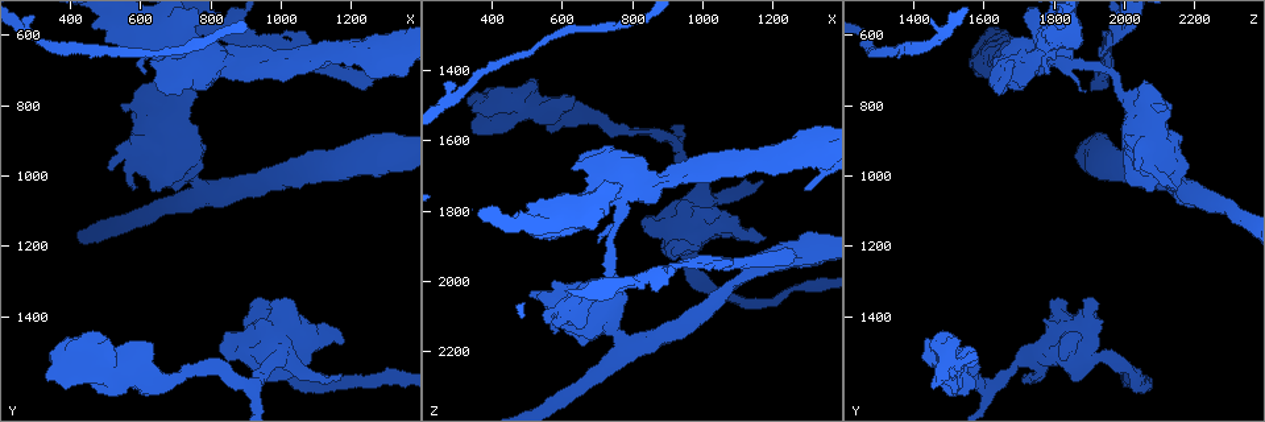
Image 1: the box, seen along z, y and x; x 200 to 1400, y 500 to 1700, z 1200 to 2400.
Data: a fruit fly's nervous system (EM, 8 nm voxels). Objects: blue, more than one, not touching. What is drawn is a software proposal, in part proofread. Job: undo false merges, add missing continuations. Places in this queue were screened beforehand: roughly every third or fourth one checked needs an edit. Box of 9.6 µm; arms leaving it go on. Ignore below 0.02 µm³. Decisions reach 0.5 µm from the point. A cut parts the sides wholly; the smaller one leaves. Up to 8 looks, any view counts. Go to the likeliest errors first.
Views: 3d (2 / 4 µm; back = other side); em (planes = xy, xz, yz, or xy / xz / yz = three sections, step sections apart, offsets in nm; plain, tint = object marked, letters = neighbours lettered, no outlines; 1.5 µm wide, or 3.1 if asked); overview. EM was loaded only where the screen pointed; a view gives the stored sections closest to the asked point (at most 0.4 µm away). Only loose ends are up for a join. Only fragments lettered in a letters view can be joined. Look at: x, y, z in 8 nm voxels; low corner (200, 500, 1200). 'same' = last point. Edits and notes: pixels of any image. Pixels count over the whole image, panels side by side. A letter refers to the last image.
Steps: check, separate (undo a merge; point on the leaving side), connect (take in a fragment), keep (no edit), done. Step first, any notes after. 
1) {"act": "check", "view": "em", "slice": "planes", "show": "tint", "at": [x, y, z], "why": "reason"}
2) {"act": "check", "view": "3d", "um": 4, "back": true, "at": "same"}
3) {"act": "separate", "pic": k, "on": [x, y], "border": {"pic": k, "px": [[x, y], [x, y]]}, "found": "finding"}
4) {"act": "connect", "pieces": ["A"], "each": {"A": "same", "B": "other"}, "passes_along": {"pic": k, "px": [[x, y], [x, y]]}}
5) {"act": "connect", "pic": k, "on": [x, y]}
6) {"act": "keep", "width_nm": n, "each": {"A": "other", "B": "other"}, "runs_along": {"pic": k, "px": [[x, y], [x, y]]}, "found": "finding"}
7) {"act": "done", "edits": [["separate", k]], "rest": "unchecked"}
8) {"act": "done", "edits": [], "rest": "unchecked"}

{"act": "check", "view": "em", "slice": "xy", "step": 8, "show": "letters", "at": [1270, 730, 1940], "why": "branch stops here"}

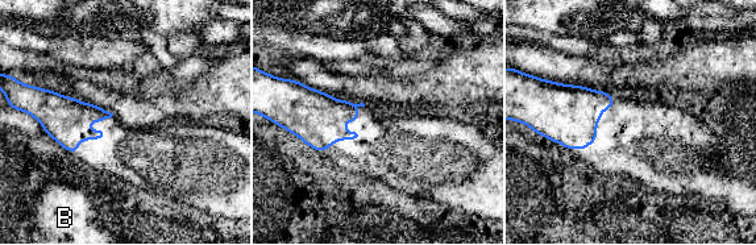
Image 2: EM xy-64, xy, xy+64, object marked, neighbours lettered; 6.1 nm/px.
{"act": "check", "view": "em", "slice": "planes", "show": "letters", "at": "same", "why": "another direction"}

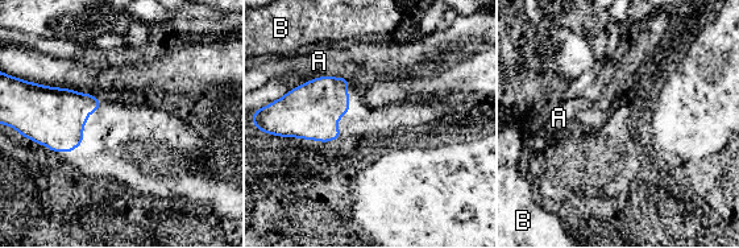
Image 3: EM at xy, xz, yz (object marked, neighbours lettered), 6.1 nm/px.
{"act": "keep", "each": {"A": "other", "B": "other"}, "found": "none of them fits"}

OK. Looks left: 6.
{"act": "check", "view": "em", "slice": "xz", "step": 4, "show": "tint", "at": [1170, 1480, 1870], "why": "stops while still wide"}

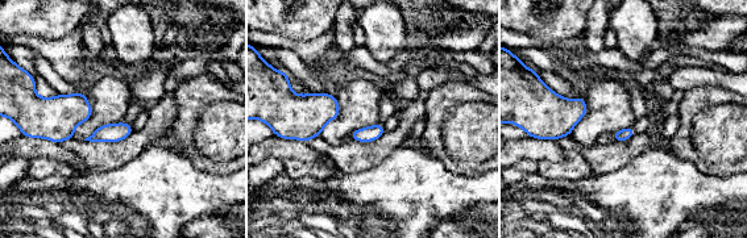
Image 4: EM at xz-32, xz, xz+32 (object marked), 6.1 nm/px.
{"act": "check", "view": "em", "slice": "planes", "show": "letters", "at": "same"}

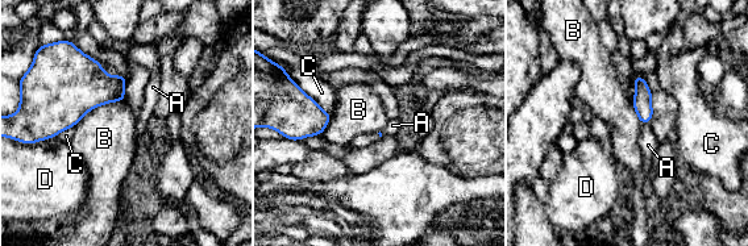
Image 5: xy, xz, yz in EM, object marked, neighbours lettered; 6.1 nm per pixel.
{"act": "keep", "each": {"A": "other", "B": "other", "C": "other", "D": "other"}, "border": {"pic": 5, "px": [[125, 100], [96, 105], [73, 126]]}, "found": "no lettered fragment goes on from it"}

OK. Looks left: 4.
{"act": "check", "view": "em", "slice": "planes", "show": "letters", "at": [340, 1580, 1500], "why": "an open end"}

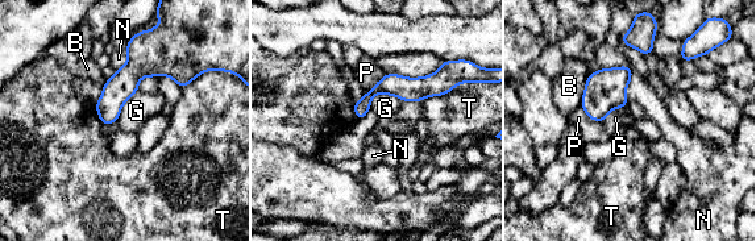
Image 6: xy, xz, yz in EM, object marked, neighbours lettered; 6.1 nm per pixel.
{"act": "keep", "longest_contact_nm": ["G", 240], "each": {"B": "other", "G": "other", "N": "other", "P": "other", "T": "other"}, "border": {"pic": 6, "px": [[451, 91], [430, 95], [420, 102]]}, "found": "none of them fits"}

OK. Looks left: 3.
{"act": "done", "edits": [], "rest": "unchecked"}

